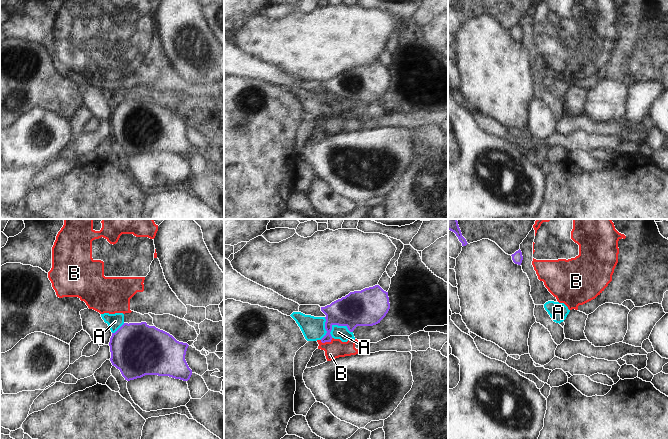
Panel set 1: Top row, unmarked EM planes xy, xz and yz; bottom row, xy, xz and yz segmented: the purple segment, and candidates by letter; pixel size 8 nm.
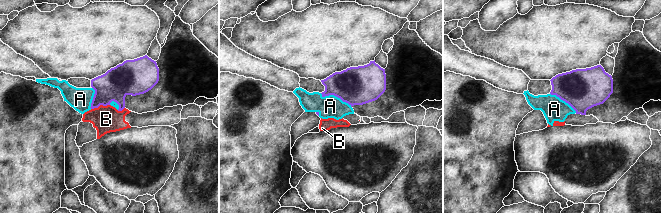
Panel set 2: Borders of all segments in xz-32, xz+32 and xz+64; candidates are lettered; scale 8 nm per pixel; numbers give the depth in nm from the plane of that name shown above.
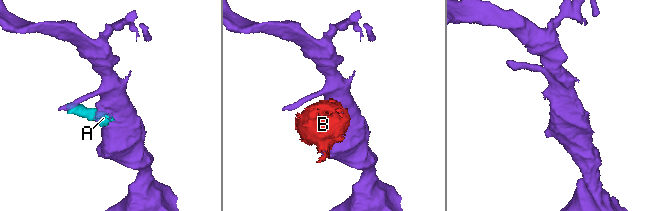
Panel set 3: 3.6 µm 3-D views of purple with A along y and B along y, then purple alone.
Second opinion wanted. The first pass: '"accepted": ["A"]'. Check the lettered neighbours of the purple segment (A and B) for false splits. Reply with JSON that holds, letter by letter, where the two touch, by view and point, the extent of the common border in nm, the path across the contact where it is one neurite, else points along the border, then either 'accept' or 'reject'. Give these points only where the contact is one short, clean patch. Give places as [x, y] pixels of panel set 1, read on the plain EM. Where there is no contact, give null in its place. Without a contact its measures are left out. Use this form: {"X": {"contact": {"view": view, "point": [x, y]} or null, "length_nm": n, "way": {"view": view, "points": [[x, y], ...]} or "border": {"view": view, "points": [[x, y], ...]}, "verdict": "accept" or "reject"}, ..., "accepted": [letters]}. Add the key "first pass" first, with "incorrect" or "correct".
{"first pass": "incorrect", "A": {"contact": {"view": "xz", "point": [338, 101]}, "length_nm": 190, "border": {"view": "xz", "points": [[352, 108], [345, 102], [333, 101], [329, 109]]}, "verdict": "reject"}, "B": {"contact": {"view": "xz", "point": [326, 117]}, "length_nm": 110, "border": {"view": "xz", "points": [[332, 114], [326, 118], [320, 117]]}, "verdict": "reject"}, "accepted": []}

